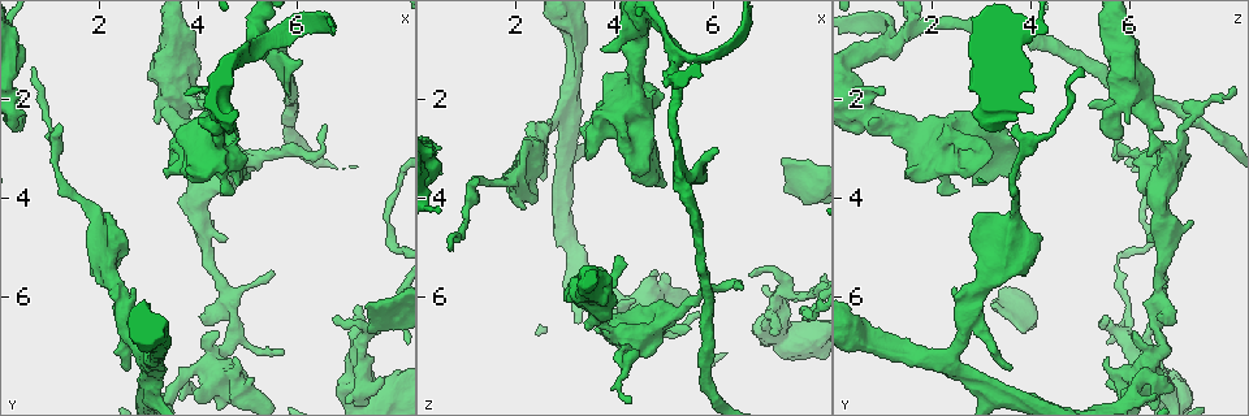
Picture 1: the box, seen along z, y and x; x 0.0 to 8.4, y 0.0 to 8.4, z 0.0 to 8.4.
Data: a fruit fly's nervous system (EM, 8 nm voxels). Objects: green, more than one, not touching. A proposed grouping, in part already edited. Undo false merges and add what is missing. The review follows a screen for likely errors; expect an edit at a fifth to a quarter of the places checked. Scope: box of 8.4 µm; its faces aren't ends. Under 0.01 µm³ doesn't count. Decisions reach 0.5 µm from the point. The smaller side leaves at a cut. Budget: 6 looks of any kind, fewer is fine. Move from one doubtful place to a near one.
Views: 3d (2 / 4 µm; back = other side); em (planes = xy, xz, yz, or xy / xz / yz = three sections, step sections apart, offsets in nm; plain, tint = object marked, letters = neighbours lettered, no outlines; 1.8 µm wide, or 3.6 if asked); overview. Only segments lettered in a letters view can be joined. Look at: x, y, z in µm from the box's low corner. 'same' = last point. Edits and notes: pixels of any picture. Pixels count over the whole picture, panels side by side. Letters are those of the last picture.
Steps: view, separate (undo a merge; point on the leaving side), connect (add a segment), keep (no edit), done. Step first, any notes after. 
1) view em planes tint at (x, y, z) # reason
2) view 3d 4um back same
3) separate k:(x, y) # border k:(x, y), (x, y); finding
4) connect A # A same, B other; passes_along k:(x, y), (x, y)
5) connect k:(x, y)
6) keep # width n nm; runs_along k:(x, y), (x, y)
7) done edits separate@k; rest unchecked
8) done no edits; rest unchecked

view em yz step 8 letters at (4.00, 1.60, 6.45) # free end

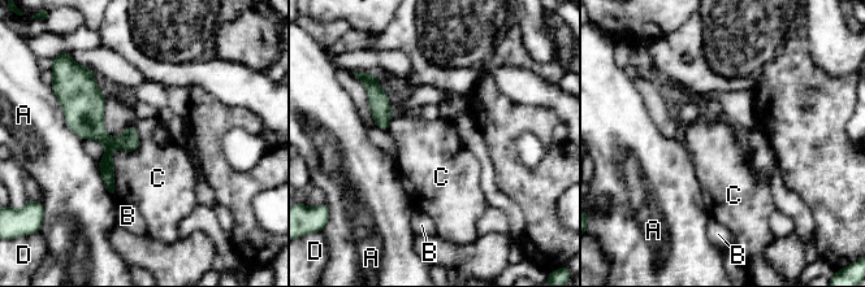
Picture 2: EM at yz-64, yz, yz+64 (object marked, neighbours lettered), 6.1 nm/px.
view em planes letters same

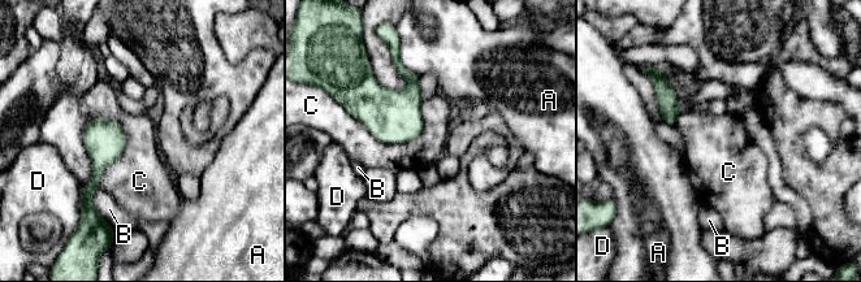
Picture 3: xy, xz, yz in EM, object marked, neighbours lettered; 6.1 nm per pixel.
keep # A other, B other, C other, D other; border 3:(111, 117), (85, 128), (83, 185); none of them fits

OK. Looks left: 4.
view 3d 2um at (2.50, 7.35, 3.60) # free end

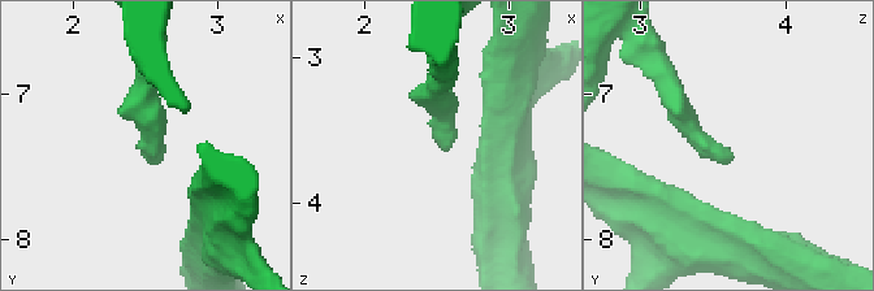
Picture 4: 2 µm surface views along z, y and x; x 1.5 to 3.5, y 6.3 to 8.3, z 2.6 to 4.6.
view em planes letters at (2.52, 7.40, 3.62) # need the tissue

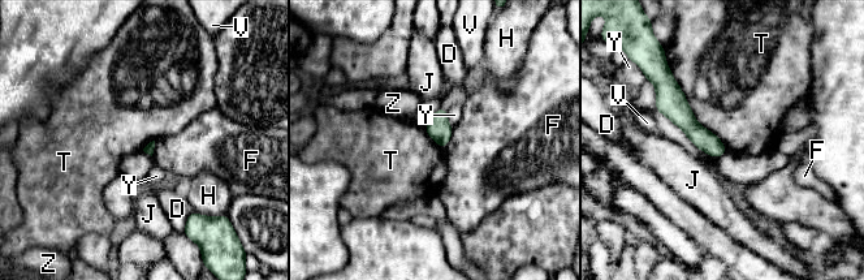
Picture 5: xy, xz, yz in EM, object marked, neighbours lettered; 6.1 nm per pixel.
keep # D other, F other, H other, J other, T other, V other, Y other, Z other; runs_along 5:(674, 87), (675, 108), (718, 153); no lettered segment goes on from it

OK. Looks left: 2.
view em planes letters at (4.55, 4.85, 6.35) # free end

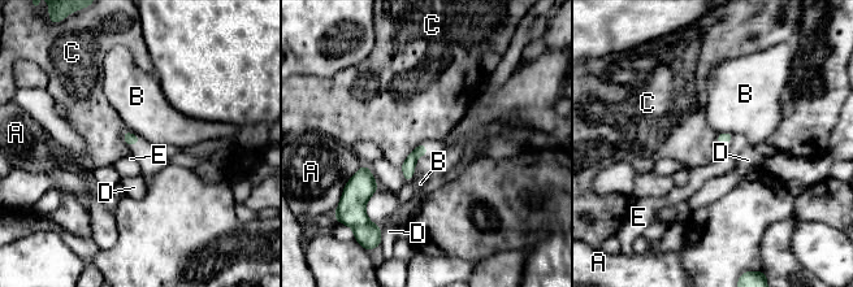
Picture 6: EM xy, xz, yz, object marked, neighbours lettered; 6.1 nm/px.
keep # A other, B other, C other, D other, E other; border 6:(421, 142), (401, 165); no lettered segment goes on from it

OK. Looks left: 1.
done no edits; rest unchecked

